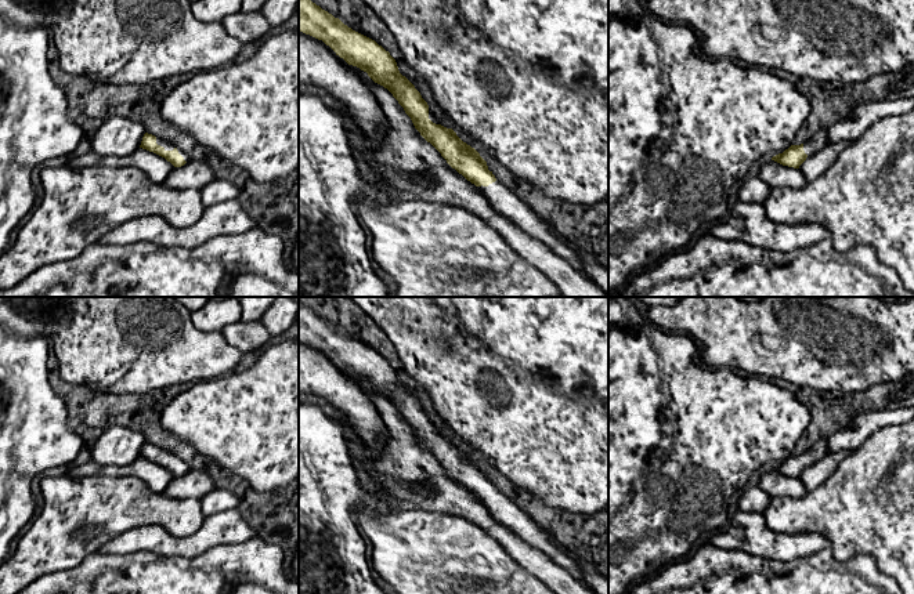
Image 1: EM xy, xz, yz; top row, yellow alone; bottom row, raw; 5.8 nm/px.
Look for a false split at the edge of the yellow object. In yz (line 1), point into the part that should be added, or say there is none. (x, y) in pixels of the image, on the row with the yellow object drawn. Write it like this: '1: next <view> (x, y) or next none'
1: next yz (819, 140)

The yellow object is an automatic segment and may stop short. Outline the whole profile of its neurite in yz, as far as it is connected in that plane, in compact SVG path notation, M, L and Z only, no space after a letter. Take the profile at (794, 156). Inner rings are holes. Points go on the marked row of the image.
M819 130L814 131L812 137L806 140L803 144L791 145L783 153L773 156L772 160L783 166L799 169L799 166L806 160L808 156L814 155L828 144L830 142L828 142L827 130Z

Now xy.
M148 133L144 134L140 148L165 157L174 167L181 167L189 160L192 160L189 153L185 153L183 149L177 148L176 145Z

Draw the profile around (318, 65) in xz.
M299 30L299 84L322 87L353 123L380 146L389 126L377 99L361 79L328 48Z

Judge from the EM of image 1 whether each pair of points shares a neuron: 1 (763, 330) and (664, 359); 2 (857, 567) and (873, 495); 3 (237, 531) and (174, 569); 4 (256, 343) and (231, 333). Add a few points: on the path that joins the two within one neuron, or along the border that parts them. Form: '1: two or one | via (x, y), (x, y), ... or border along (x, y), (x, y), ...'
1: two | border along (671, 332), (687, 334), (703, 362), (726, 368)
2: two | border along (828, 549), (838, 561), (867, 554), (887, 575)
3: two | border along (237, 543), (219, 544), (192, 557), (173, 557)
4: one | via (250, 337), (237, 334)

